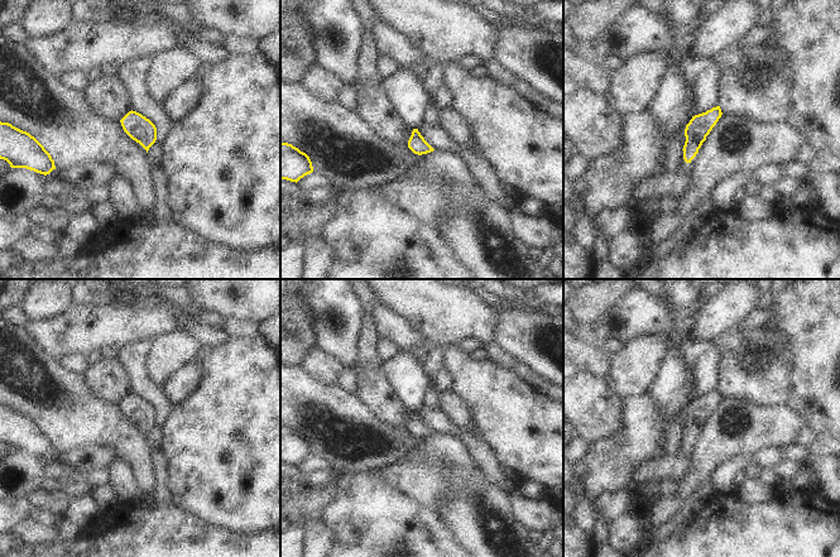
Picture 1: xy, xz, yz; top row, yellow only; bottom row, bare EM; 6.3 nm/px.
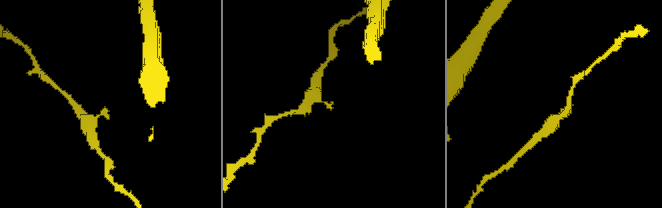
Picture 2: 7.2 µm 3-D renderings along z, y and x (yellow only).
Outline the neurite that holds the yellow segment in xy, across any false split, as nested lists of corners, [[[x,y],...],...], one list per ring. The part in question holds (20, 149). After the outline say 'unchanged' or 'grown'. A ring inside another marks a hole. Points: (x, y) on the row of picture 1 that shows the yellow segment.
[[[1,121],[0,159],[6,160],[11,168],[27,168],[44,176],[56,169],[51,154],[34,136]]] | unchanged

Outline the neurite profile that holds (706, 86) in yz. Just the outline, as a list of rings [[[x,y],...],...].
[[[691,52],[680,61],[680,69],[686,82],[693,86],[695,104],[692,114],[699,115],[719,106],[721,69],[710,57],[695,57]]]

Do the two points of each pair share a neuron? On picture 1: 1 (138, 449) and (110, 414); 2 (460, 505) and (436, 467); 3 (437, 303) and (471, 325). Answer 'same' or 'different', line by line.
1: same
2: different
3: same

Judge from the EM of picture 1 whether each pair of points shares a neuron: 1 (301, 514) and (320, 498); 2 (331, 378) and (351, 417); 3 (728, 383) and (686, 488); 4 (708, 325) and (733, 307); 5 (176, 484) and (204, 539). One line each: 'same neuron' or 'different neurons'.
1: same neuron
2: different neurons
3: different neurons
4: same neuron
5: different neurons

